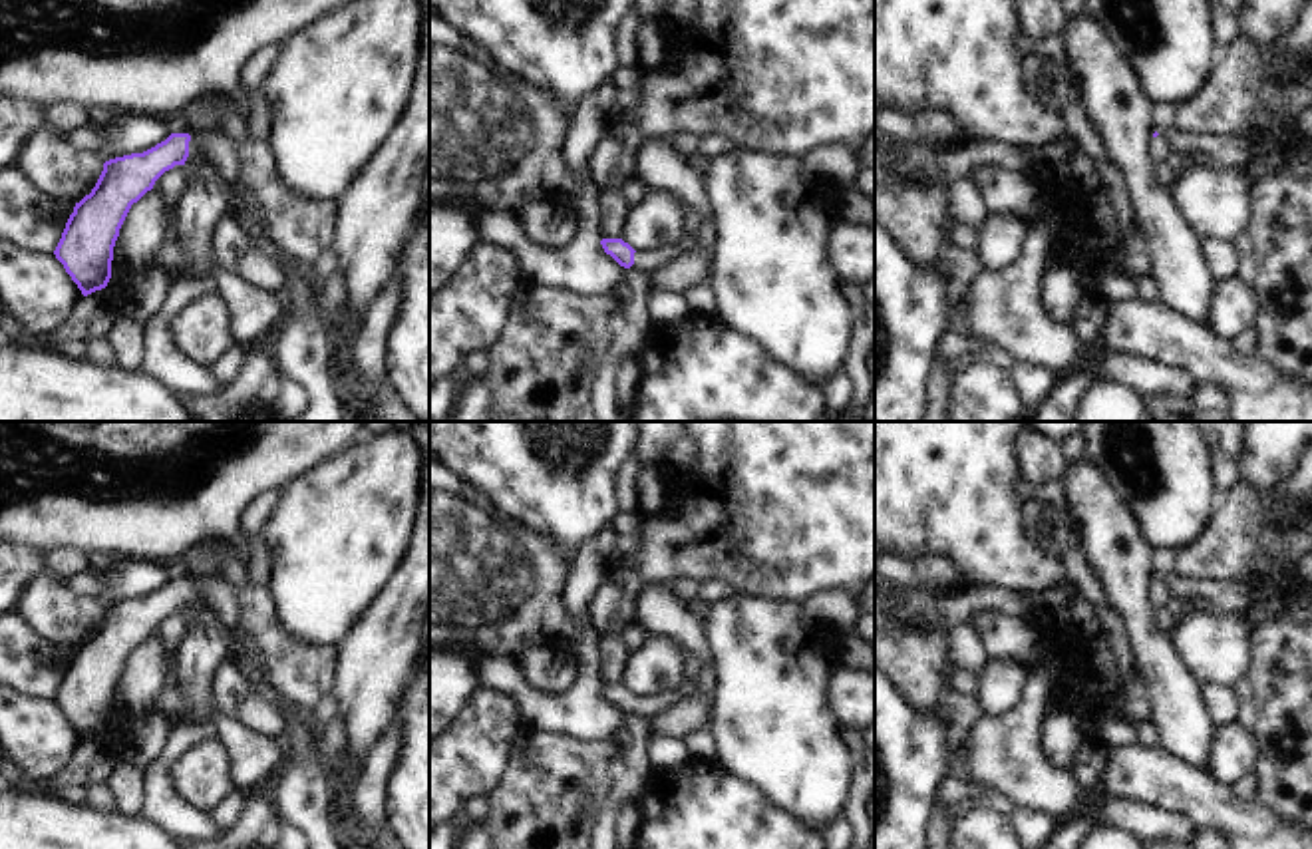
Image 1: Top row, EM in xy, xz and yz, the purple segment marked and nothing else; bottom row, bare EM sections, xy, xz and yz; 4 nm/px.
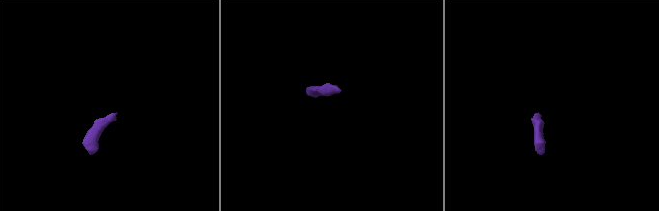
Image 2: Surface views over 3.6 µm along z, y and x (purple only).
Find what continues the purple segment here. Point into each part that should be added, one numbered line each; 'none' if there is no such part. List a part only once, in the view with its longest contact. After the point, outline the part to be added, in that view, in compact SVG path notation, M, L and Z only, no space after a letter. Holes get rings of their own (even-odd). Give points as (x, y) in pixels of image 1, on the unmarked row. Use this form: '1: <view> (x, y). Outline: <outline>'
1: xz (656, 704). Outline: M660 692L656 696L638 696L634 698L634 714L638 716L660 716L664 714L672 704L678 702L676 692Z

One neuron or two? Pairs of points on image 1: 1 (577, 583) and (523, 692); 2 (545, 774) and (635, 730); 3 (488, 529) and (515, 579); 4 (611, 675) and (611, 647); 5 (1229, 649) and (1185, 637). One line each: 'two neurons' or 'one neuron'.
1: one neuron
2: two neurons
3: one neuron
4: one neuron
5: one neuron

